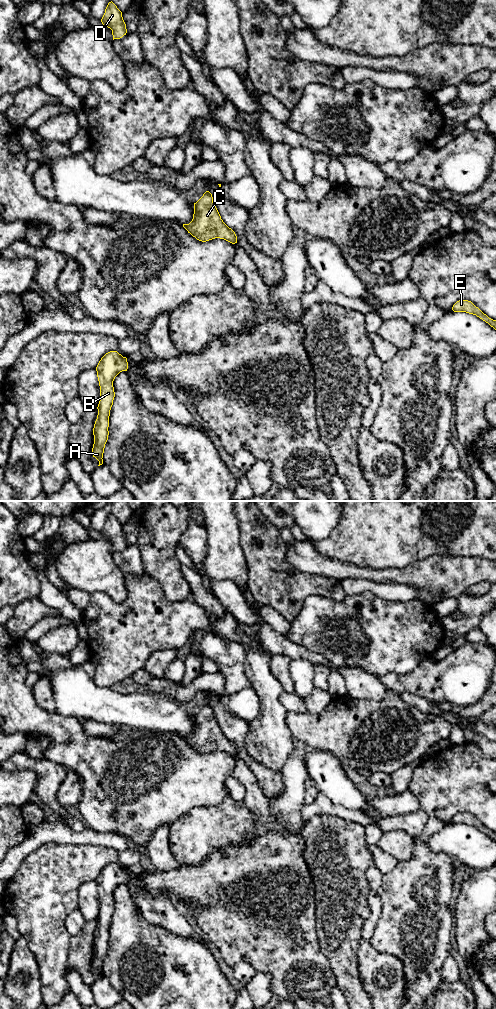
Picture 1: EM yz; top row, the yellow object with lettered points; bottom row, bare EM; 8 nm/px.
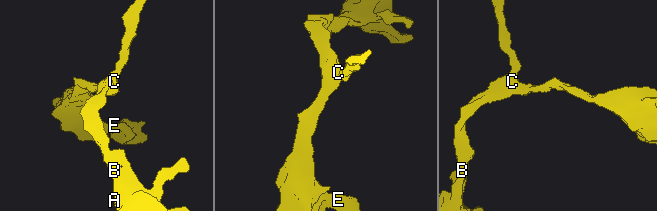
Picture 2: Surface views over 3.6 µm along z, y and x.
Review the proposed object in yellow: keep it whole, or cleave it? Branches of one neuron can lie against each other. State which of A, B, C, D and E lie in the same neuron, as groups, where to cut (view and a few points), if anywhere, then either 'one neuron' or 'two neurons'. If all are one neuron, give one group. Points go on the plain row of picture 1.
A B C D E | no cut | one neuron

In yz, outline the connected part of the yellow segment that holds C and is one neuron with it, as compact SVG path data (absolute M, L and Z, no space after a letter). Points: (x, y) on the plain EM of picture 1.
M206 703L203 708L194 715L193 731L183 739L197 752L206 754L215 750L224 751L232 756L237 755L235 744L221 731L221 728L213 715L212 706Z

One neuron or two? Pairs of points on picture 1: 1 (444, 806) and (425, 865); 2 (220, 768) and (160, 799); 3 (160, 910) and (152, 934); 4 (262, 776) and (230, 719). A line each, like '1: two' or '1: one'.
1: two
2: one
3: two
4: one

